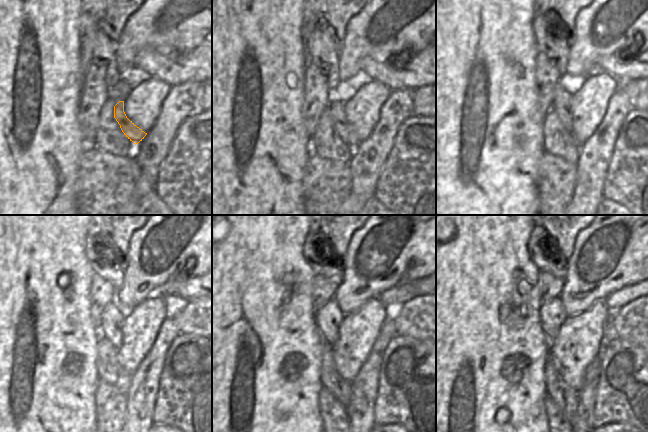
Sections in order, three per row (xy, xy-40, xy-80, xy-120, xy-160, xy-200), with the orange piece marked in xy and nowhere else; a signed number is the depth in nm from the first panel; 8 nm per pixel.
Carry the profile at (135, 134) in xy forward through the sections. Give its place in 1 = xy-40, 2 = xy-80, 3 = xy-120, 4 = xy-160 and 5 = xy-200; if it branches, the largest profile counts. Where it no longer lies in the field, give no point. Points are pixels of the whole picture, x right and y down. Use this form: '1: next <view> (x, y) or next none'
1: next xy-40 (346, 131)
2: next xy-80 (561, 100)
3: next xy-120 (111, 320)
4: next xy-160 (328, 319)
5: next xy-200 (552, 314)

